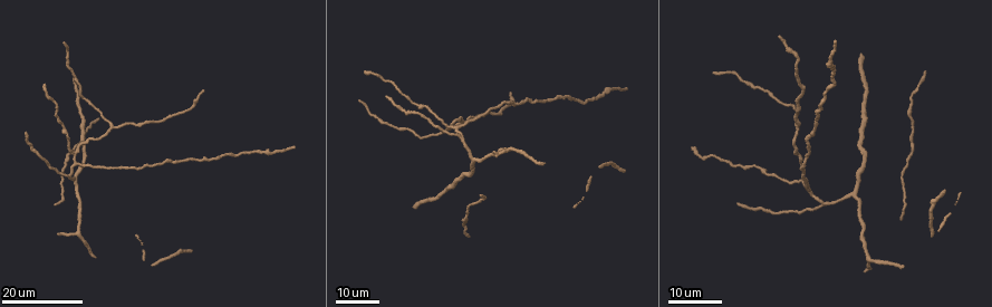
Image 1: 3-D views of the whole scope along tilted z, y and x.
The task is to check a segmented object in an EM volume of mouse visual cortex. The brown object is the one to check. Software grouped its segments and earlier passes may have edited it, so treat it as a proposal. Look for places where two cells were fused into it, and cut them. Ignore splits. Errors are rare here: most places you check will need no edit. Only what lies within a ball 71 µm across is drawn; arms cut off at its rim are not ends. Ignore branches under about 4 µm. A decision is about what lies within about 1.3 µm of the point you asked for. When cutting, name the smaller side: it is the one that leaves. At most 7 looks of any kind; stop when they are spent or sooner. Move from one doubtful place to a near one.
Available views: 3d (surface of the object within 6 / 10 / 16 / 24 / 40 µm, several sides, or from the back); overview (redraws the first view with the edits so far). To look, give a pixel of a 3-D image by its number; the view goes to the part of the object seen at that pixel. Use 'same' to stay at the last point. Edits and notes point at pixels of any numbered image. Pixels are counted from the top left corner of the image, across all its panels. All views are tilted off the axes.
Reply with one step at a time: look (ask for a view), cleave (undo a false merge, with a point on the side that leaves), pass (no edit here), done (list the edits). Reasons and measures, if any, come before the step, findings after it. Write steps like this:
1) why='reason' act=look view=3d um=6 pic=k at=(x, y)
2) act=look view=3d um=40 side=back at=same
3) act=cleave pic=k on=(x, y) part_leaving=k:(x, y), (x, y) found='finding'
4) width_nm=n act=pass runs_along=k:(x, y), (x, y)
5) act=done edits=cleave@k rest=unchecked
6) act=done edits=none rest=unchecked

why='three-way junction' act=look view=3d um=16 pic=1 at=(855, 195)

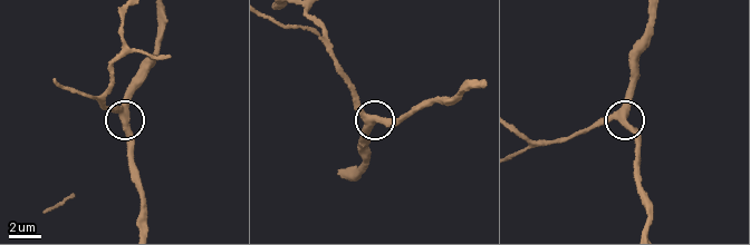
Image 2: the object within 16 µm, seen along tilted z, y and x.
act=look view=3d um=6 pic=2 at=(126, 120)

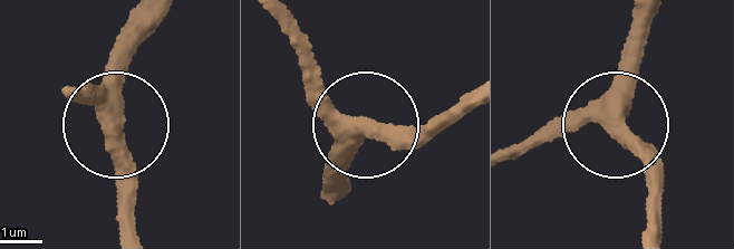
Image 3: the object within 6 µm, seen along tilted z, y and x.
act=pass runs_along=3:(518, 154), (610, 120), (628, 27) found='all the same cell'

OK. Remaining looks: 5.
why='a fork' act=look view=3d um=24 pic=1 at=(448, 127)

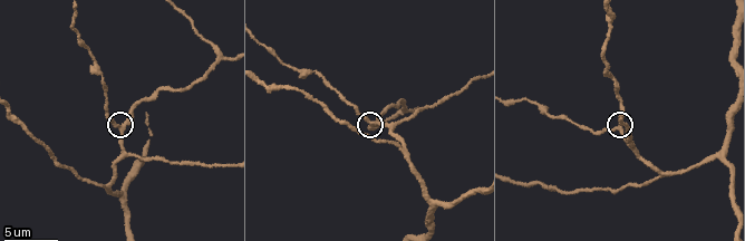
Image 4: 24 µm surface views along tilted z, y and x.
why='zoom in' act=look view=3d um=10 pic=4 at=(370, 123)

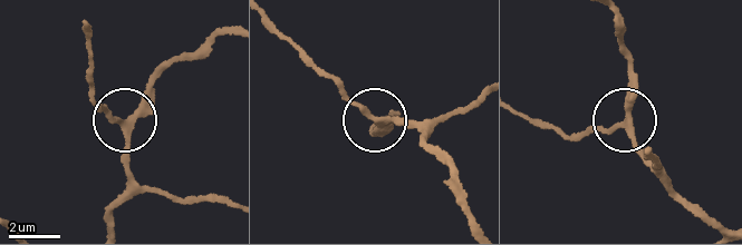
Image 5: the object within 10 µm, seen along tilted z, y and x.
width_nm=240 act=pass runs_along=5:(143, 194), (122, 123), (96, 99) found='one cell here'

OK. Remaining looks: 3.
why='three arms meet' act=look view=3d um=10 pic=4 at=(400, 148)

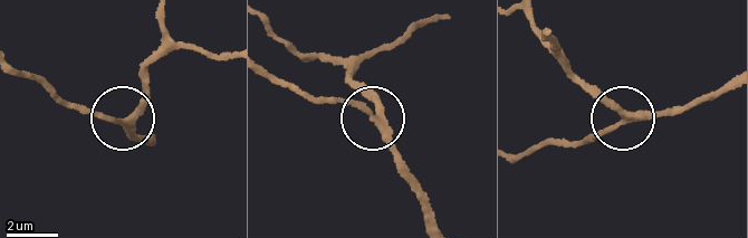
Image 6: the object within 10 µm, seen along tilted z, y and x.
act=pass runs_along=6:(362, 64), (352, 85), (375, 108), (374, 116), (319, 100) found='continuous, no second cell'

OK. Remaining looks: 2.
act=done edits=none rest=unchecked

